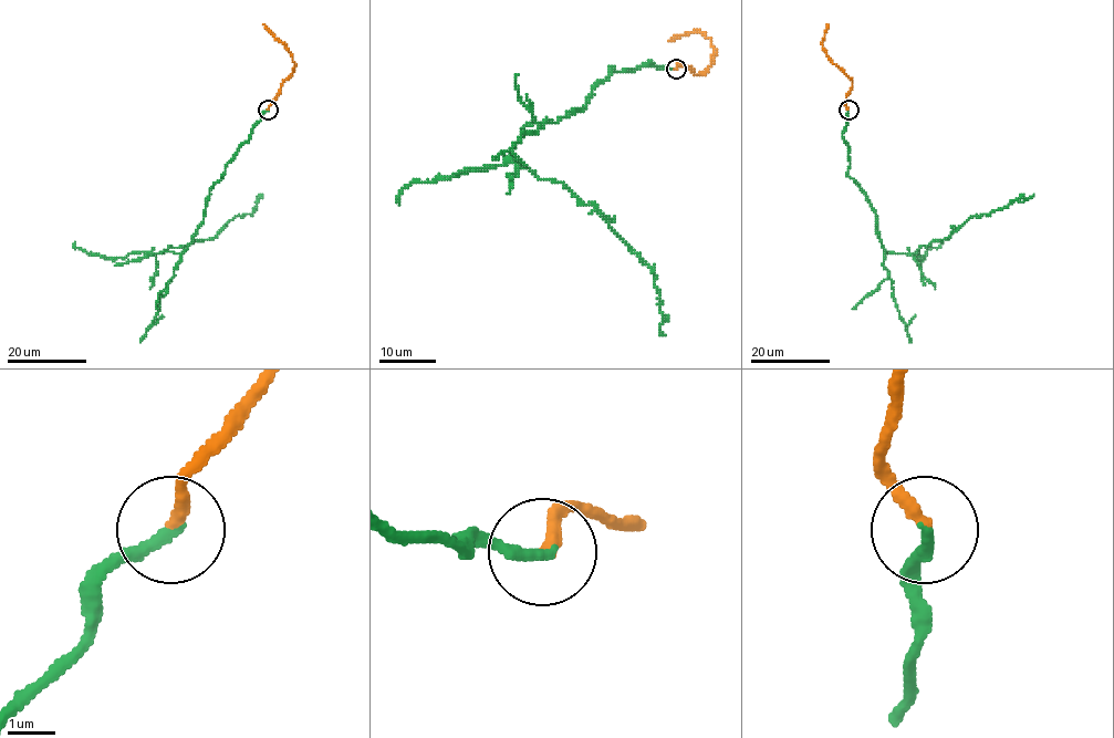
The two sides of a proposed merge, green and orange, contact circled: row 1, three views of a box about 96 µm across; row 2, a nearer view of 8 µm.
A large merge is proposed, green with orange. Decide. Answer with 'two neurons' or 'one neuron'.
two neurons

